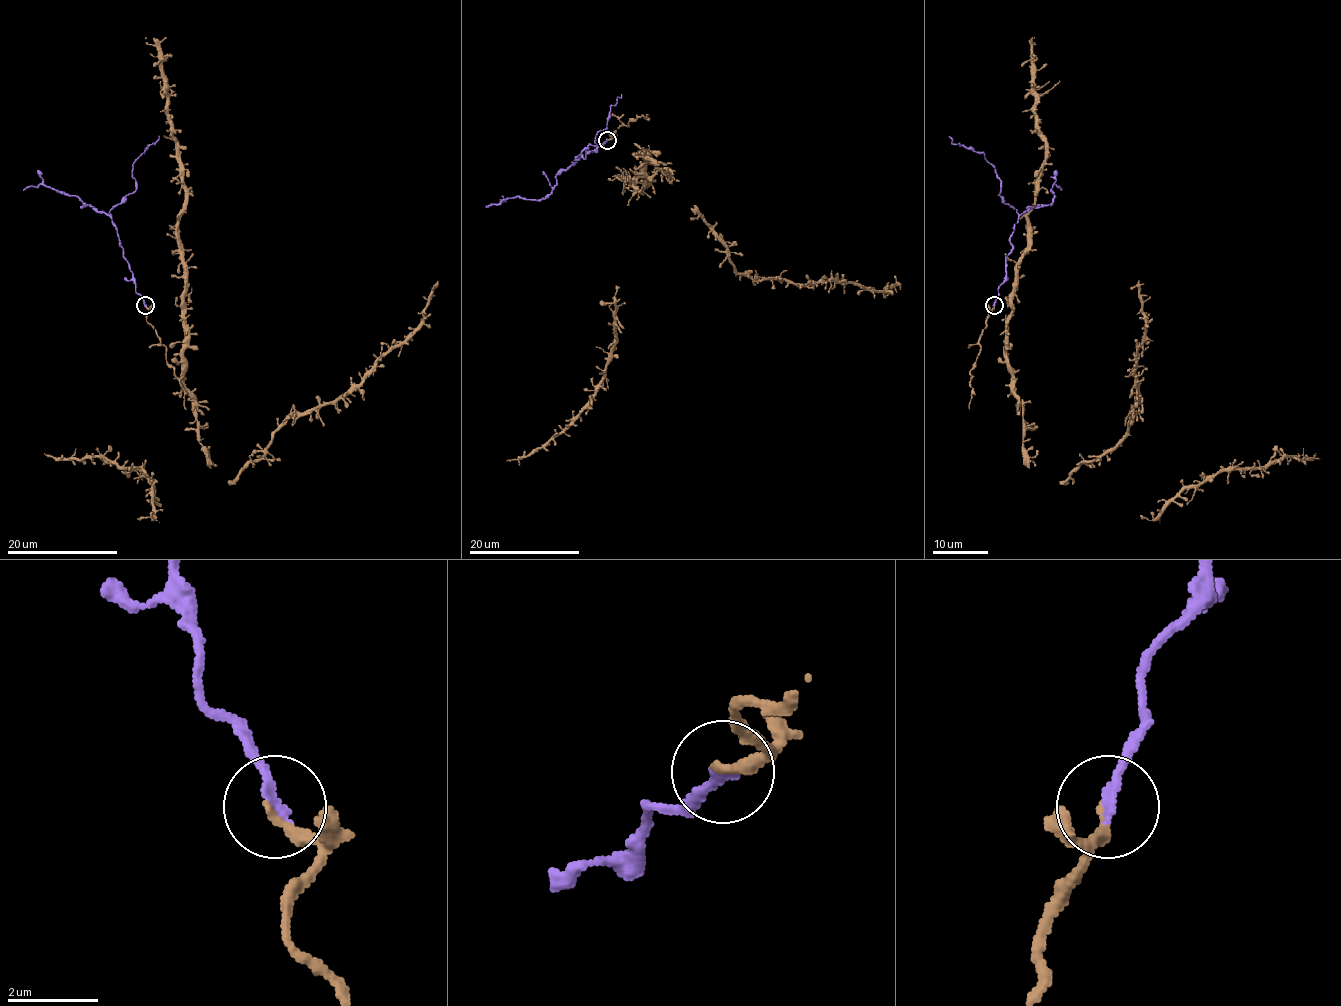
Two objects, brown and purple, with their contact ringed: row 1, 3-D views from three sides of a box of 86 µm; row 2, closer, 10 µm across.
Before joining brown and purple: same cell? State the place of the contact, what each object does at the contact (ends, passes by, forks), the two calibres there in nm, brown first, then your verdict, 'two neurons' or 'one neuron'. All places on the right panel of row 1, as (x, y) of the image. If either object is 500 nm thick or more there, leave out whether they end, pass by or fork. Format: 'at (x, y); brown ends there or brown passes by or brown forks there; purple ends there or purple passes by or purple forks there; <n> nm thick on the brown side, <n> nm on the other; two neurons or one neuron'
at (994, 305); brown ends there; purple ends there; 220 nm thick on the brown side, 190 nm on the other; one neuron

